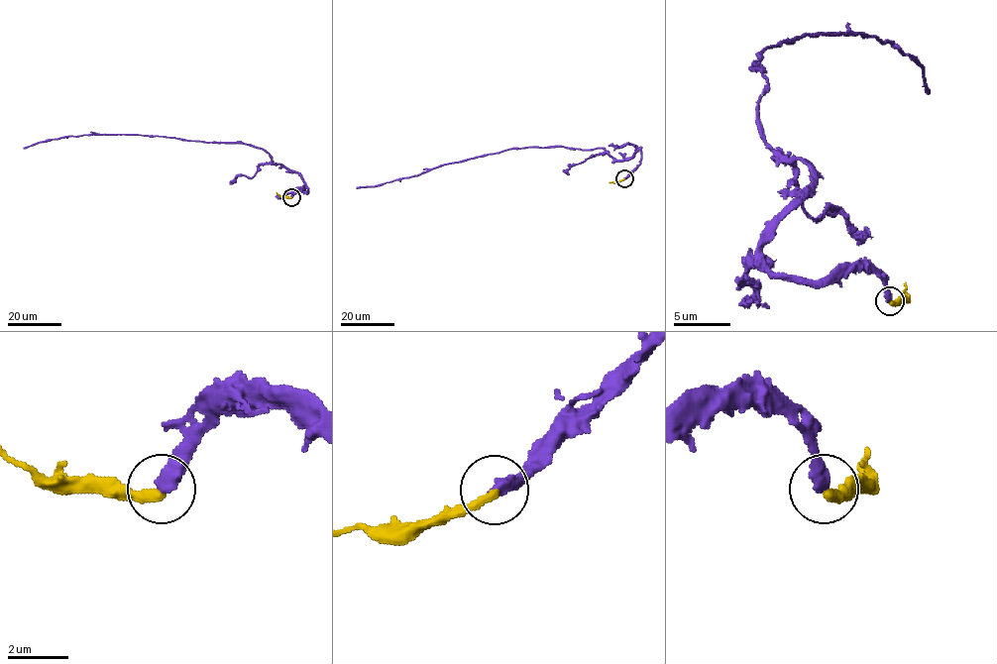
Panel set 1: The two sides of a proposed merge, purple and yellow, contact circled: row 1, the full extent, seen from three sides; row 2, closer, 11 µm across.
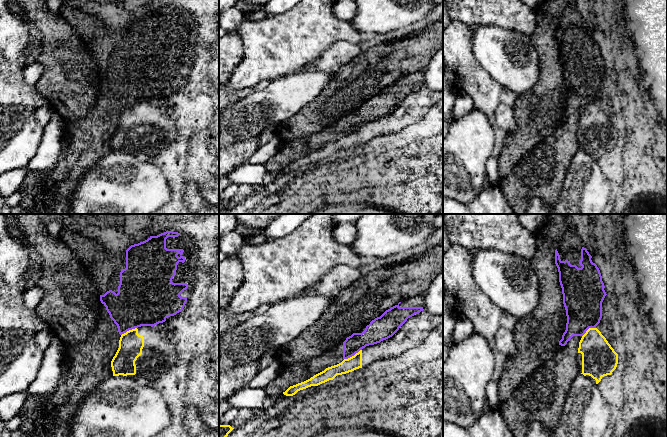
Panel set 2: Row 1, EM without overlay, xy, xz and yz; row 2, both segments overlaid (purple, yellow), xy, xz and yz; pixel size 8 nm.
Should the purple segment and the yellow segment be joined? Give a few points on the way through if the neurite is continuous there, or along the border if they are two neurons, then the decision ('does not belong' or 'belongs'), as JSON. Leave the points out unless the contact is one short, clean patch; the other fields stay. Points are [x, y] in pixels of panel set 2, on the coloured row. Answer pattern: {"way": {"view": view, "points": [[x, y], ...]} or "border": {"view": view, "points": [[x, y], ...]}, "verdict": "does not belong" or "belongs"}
{"border": {"view": "xz", "points": [[361, 349], [344, 359]]}, "verdict": "does not belong"}

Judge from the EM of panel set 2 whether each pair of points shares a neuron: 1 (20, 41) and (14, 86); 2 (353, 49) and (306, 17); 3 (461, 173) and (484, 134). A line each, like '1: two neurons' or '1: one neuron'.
1: one neuron
2: two neurons
3: one neuron

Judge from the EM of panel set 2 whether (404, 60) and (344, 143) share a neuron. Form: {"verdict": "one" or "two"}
{"verdict": "two"}

